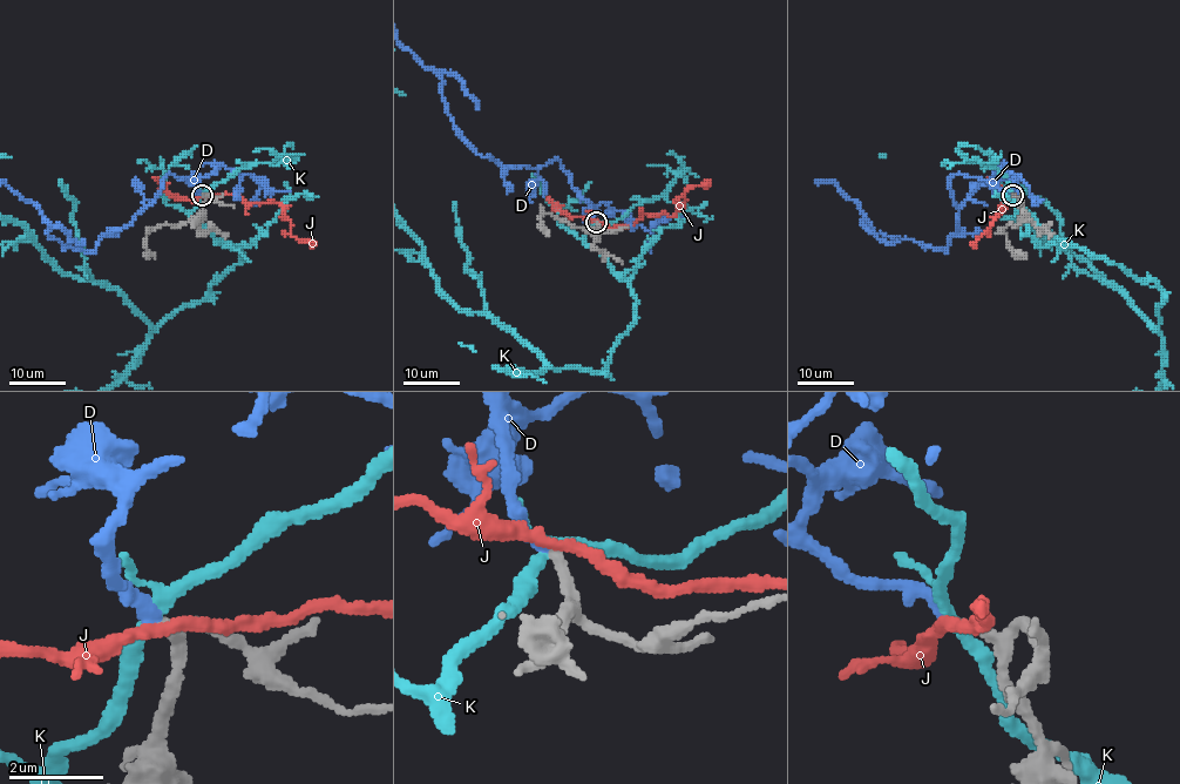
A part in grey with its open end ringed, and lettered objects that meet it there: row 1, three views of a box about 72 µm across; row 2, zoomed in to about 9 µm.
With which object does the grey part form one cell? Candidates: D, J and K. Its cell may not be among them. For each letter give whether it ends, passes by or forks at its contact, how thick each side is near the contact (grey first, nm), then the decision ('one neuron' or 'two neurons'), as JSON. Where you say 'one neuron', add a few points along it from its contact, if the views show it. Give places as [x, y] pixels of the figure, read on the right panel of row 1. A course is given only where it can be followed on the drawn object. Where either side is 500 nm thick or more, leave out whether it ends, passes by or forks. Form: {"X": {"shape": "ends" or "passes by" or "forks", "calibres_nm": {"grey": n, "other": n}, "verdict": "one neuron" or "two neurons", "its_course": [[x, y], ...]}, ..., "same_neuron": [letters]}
{"D": {"shape": "ends", "calibres_nm": {"grey": 240, "other": 260}, "verdict": "one neuron", "its_course": [[1012, 196], [954, 175], [960, 214], [945, 252], [873, 230], [831, 181]]}, "J": {"shape": "passes by", "calibres_nm": {"grey": 220, "other": 240}, "verdict": "two neurons"}, "K": {"shape": "forks", "calibres_nm": {"grey": 240, "other": 240}, "verdict": "two neurons"}, "same_neuron": ["D"]}

